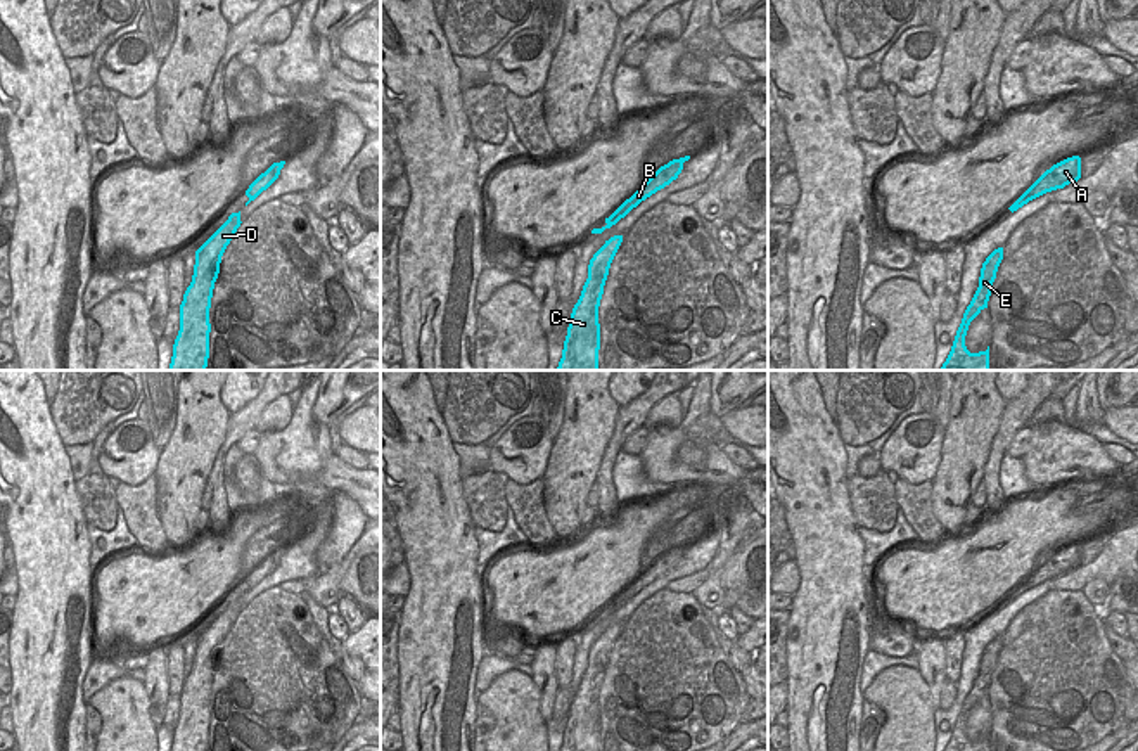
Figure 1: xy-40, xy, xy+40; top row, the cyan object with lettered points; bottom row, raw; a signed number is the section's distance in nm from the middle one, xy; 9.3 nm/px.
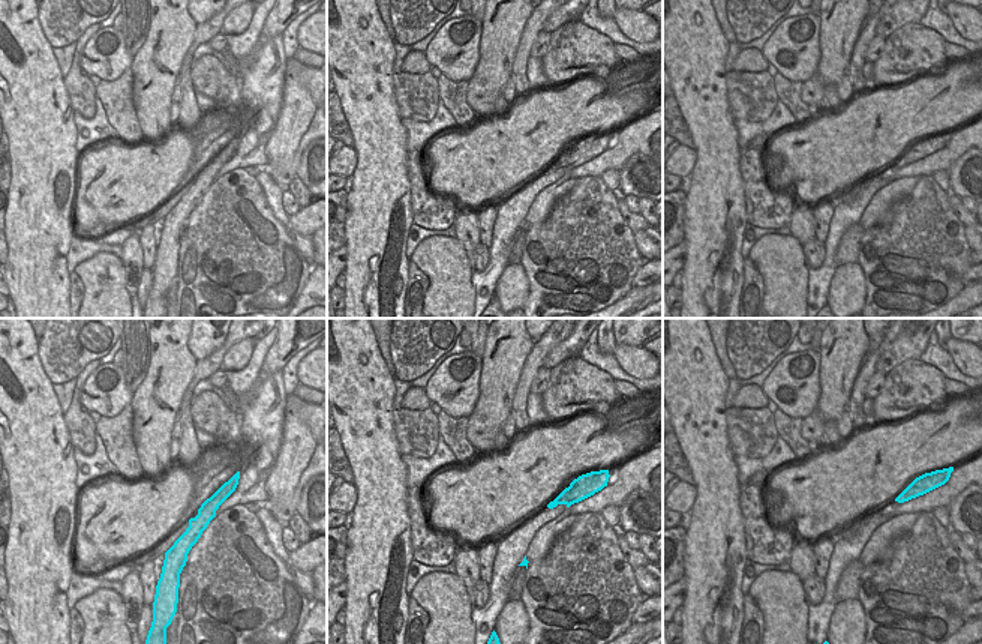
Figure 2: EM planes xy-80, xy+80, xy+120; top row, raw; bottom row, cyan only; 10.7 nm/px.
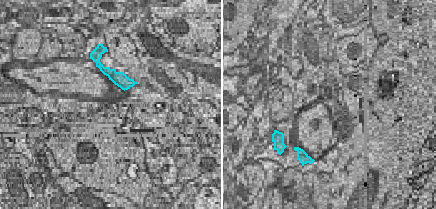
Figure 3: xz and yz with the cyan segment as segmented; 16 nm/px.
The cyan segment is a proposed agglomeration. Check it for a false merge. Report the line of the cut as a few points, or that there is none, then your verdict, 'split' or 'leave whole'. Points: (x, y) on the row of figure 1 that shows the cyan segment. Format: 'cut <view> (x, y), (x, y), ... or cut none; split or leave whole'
cut none; leave whole

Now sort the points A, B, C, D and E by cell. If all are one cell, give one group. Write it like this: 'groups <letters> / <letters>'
groups A B C D E

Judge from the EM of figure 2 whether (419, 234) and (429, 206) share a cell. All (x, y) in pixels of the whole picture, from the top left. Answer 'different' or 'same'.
different

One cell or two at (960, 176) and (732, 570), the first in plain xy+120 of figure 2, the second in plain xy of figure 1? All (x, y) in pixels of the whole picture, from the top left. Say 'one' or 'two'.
two

